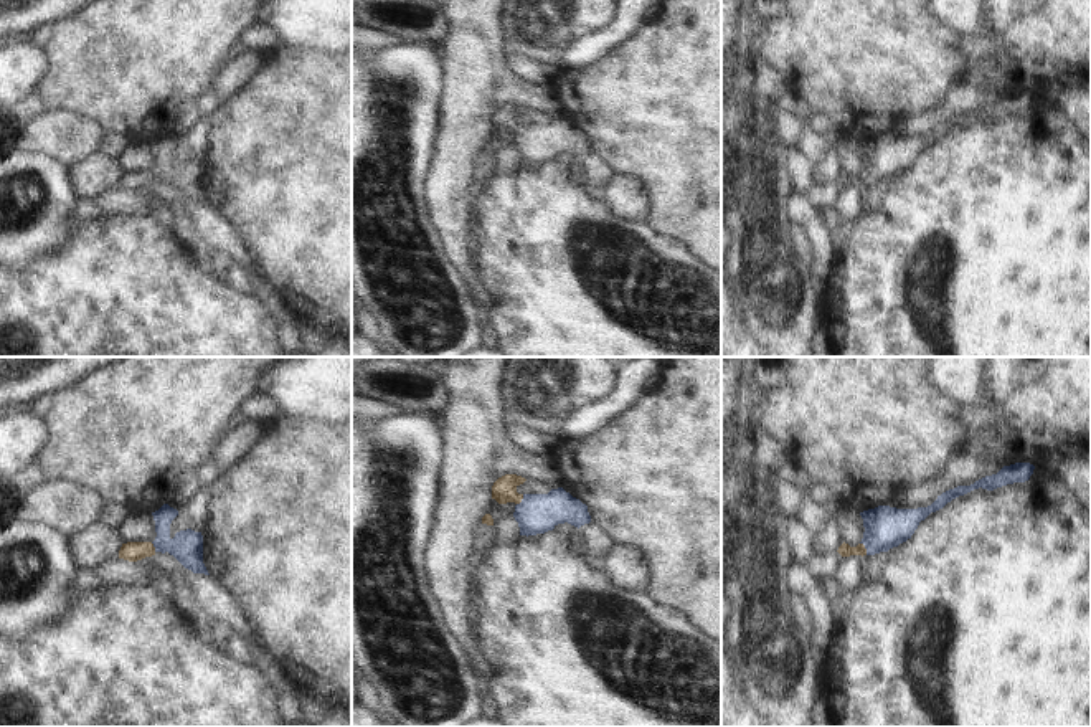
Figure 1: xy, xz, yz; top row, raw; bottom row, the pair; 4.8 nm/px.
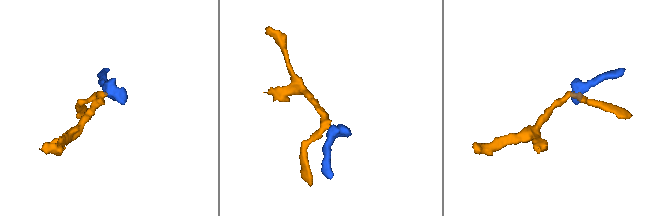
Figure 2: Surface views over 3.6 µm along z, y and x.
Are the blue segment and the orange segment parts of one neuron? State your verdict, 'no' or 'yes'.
yes

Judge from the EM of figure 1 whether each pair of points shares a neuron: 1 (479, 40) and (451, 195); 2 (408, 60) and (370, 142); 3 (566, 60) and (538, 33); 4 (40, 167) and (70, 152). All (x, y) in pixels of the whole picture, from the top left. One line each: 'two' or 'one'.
1: one
2: one
3: two
4: two

